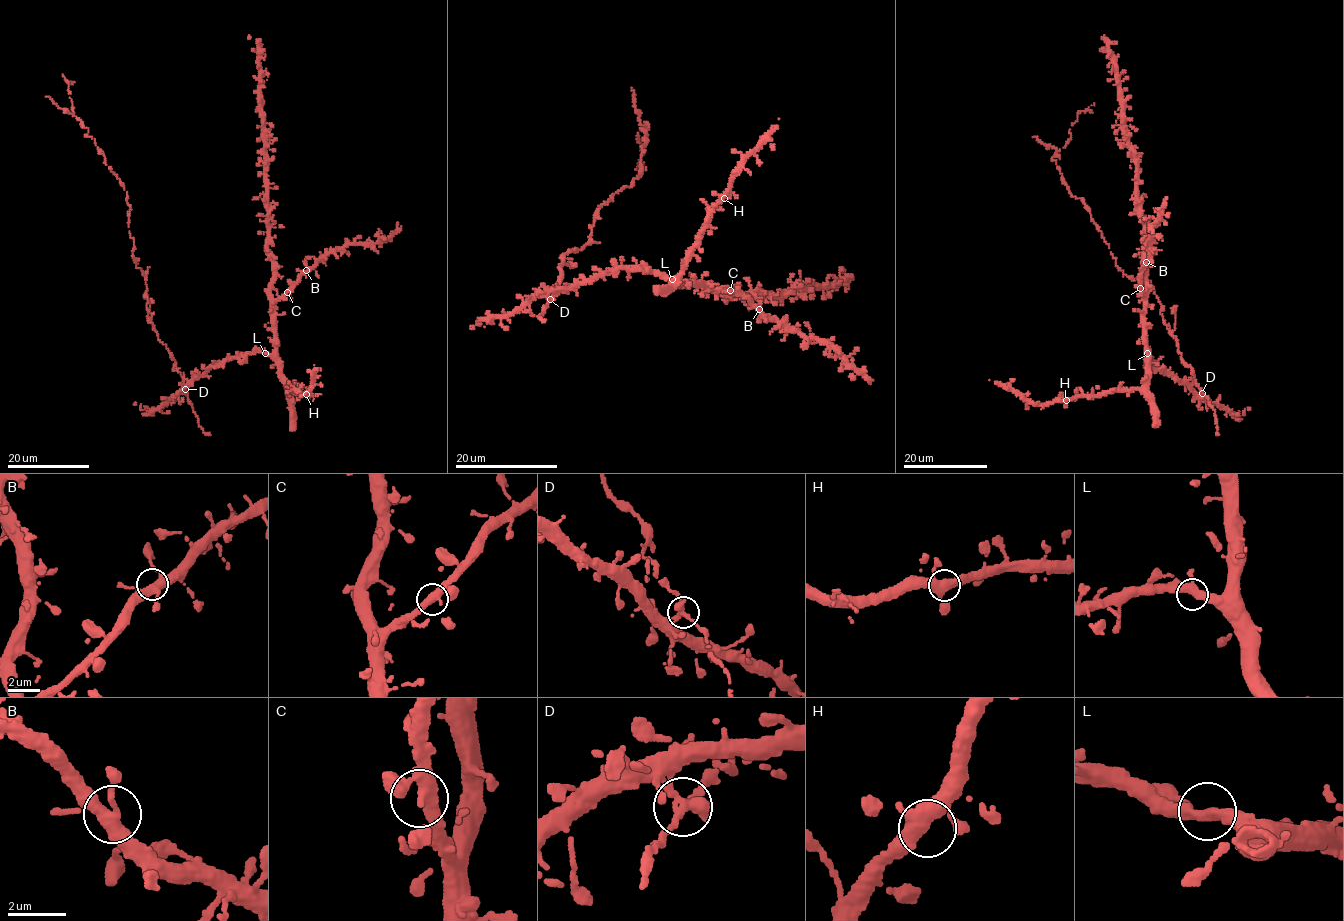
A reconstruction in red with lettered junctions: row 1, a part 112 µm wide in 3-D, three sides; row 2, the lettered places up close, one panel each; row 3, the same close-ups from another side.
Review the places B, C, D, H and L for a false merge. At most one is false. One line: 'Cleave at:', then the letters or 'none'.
Cleave at: none

